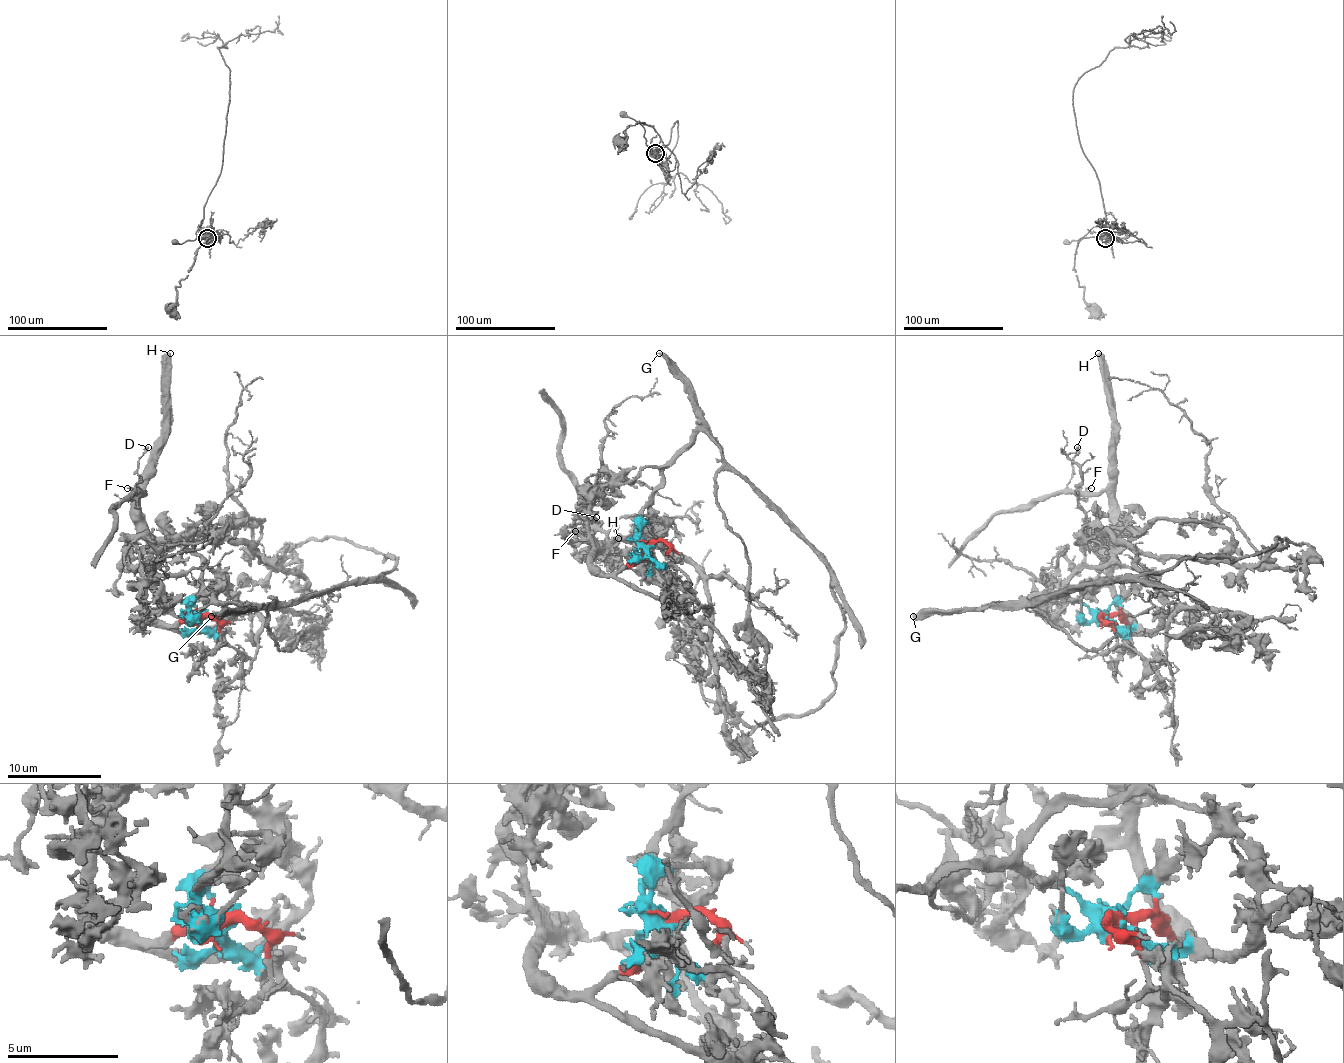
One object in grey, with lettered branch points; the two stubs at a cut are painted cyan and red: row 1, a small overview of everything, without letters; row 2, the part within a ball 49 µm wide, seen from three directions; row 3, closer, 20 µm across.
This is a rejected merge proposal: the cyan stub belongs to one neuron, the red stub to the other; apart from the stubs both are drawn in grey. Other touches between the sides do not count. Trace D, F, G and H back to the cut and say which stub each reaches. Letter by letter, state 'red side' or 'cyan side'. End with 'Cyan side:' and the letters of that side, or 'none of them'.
D: red side
F: red side
G: cyan side
H: red side
Cyan side: G

